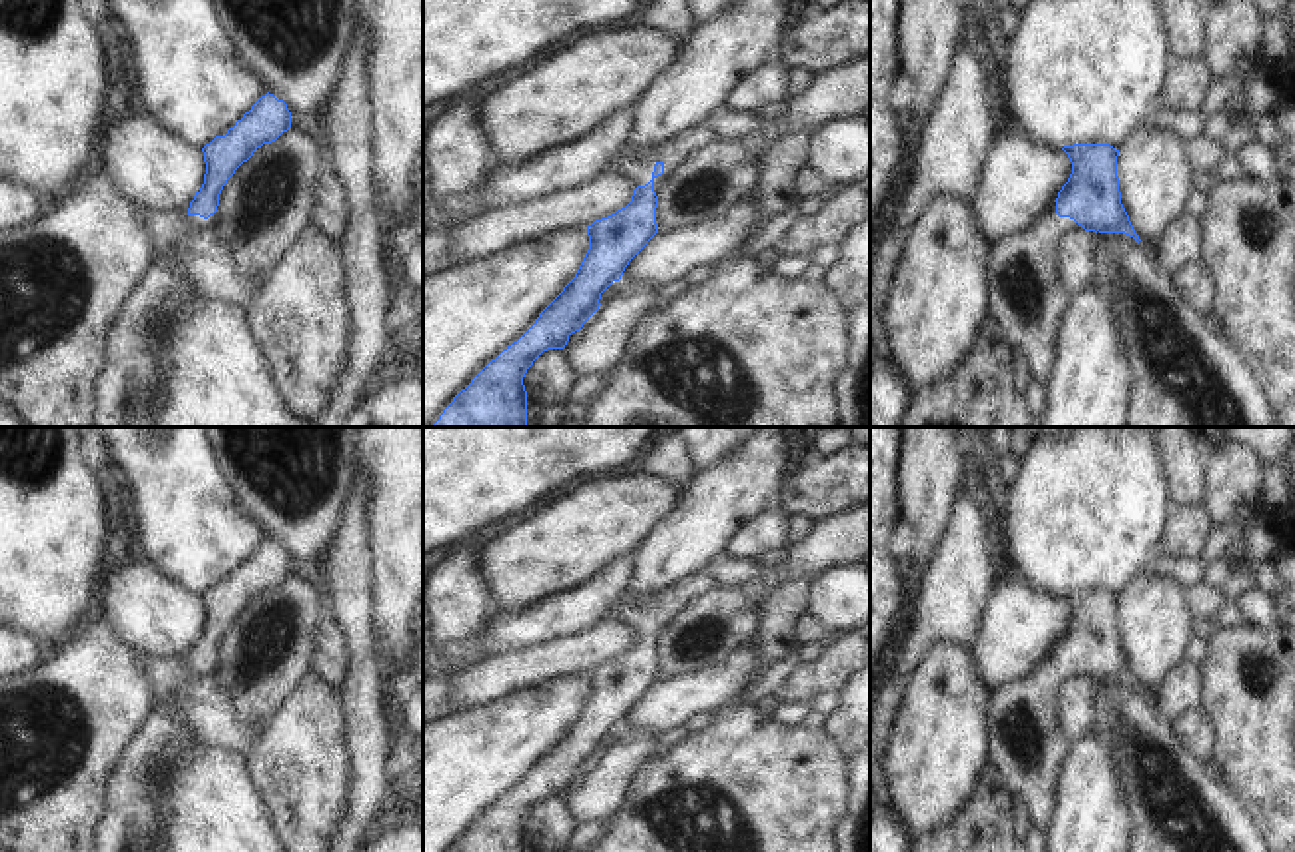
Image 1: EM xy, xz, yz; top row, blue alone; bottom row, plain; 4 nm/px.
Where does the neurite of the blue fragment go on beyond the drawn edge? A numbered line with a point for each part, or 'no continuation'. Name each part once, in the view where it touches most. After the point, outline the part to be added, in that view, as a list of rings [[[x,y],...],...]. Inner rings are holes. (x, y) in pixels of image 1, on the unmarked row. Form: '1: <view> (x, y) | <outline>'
1: xz (629, 613) | [[[623,603],[617,607],[617,621],[635,627],[637,633],[645,633],[652,627],[654,613],[637,603]]]

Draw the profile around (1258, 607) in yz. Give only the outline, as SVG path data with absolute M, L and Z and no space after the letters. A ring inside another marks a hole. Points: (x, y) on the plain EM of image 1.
M1253 587L1239 595L1235 603L1241 609L1243 617L1255 627L1269 629L1279 625L1273 597L1259 587Z

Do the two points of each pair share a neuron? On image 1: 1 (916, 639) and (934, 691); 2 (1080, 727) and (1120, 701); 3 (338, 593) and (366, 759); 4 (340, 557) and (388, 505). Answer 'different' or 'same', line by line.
1: different
2: different
3: same
4: different

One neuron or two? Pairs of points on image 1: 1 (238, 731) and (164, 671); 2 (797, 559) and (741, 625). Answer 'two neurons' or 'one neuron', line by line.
1: one neuron
2: two neurons

